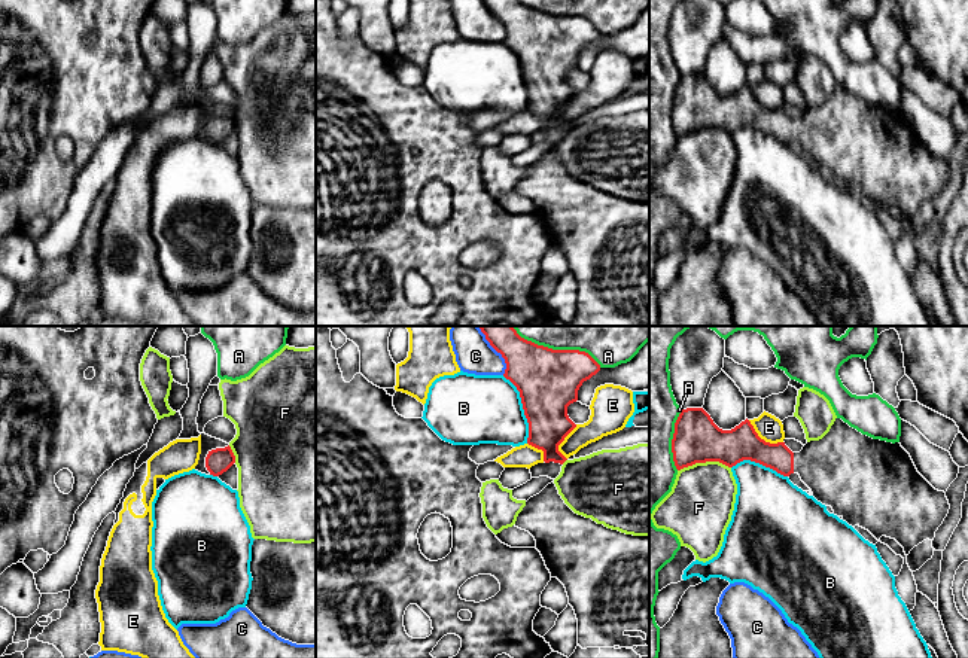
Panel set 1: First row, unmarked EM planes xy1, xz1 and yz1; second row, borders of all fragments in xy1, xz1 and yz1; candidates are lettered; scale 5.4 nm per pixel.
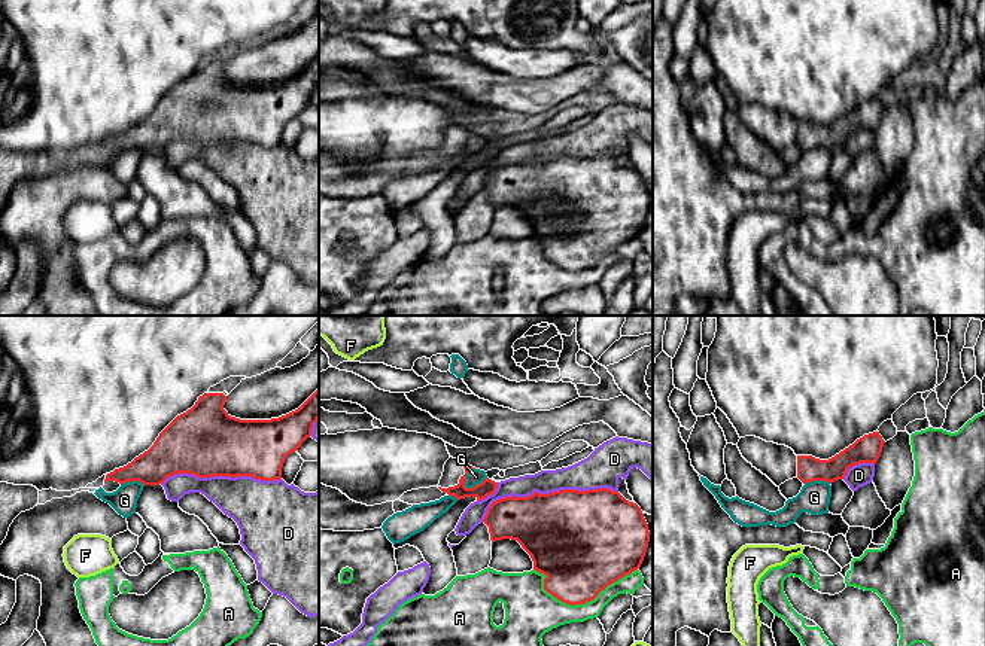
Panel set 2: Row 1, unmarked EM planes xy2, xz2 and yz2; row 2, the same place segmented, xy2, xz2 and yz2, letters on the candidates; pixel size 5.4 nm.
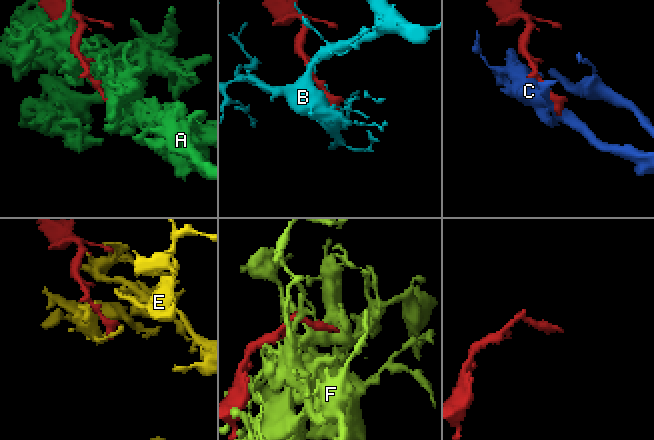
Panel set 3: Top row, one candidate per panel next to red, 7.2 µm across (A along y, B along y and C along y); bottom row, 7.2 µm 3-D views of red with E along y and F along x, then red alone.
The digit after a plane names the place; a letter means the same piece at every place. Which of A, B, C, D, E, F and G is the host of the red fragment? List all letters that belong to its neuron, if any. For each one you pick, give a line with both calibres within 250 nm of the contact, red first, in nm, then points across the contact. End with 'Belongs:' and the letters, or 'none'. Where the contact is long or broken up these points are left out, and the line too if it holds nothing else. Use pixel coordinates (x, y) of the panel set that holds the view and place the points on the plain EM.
Belongs: none

